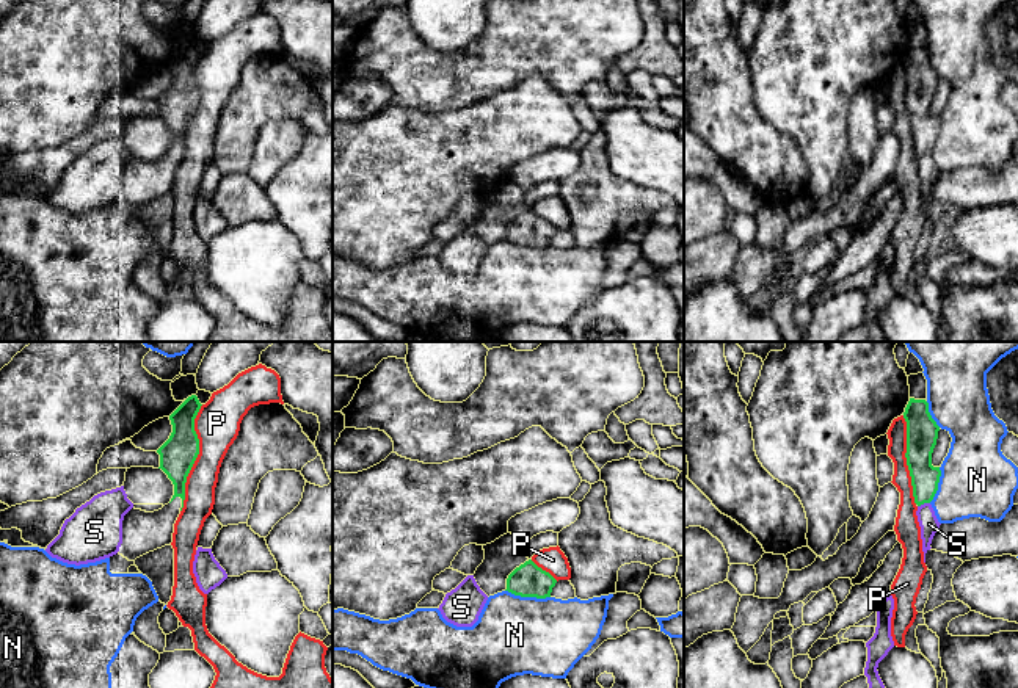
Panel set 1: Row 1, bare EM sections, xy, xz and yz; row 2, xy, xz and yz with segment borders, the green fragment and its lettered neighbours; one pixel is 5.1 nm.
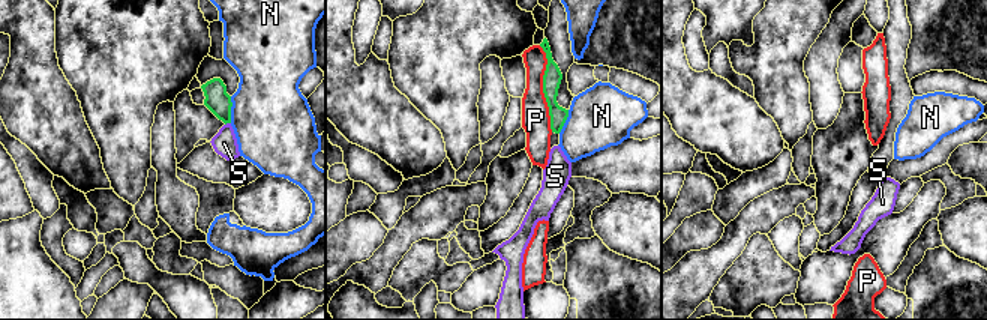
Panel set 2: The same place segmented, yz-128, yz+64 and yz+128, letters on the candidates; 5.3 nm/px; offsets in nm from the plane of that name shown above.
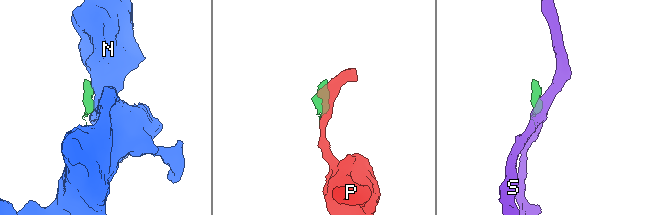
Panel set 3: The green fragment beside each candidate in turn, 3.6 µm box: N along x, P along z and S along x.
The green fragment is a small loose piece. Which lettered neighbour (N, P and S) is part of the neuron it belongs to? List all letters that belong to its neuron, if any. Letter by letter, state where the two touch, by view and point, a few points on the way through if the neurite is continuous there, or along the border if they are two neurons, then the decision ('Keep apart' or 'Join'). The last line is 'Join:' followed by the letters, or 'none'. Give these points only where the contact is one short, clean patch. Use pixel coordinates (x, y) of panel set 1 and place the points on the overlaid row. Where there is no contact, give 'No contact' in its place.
N: Touches green at xz (527, 596). Keep apart
P: Touches green at xy (196, 456). Keep apart
S: Touches green at yz (923, 503). Boundary: yz (929, 502), (918, 506). Keep apart
Join: none

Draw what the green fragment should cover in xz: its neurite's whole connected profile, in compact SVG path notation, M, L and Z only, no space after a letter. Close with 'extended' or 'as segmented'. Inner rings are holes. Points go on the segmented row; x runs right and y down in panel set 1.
M529 559L508 575L505 591L521 597L546 599L551 597L555 583L549 572Z | as segmented

